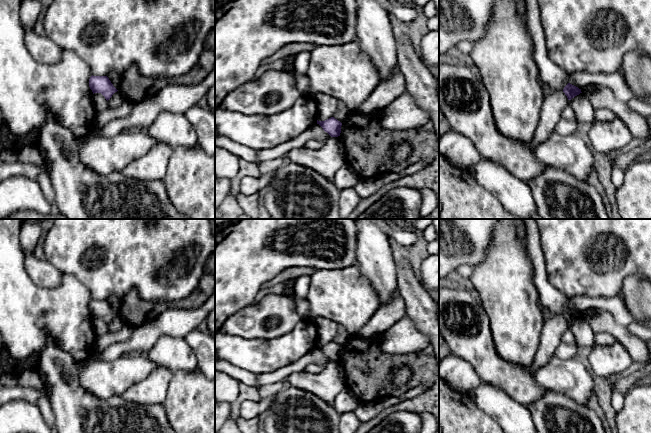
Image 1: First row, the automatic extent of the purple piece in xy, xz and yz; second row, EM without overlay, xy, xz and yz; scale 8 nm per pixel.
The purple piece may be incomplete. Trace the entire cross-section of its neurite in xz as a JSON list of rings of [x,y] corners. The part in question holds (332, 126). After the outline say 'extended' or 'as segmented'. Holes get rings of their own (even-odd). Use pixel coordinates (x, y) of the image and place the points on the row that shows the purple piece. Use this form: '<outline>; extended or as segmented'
[[[331,117],[325,121],[317,120],[317,124],[319,124],[331,137],[340,136],[342,123],[334,117]]]; as segmented

